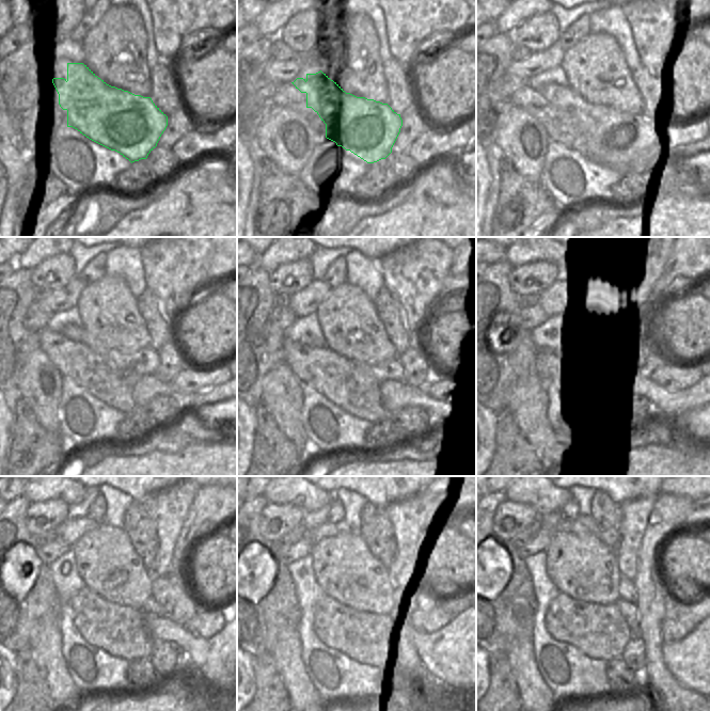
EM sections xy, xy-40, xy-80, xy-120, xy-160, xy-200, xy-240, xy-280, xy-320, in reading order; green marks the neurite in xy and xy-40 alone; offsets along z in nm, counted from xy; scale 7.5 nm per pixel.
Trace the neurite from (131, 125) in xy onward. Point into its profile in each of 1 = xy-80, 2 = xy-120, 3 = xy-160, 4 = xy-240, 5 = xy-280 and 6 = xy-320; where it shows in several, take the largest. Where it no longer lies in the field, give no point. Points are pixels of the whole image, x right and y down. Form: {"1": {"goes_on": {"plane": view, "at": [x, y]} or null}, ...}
{"1": {"goes_on": {"plane": "xy-80", "at": [614, 130]}}, "2": {"goes_on": {"plane": "xy-120", "at": [145, 362]}}, "3": {"goes_on": {"plane": "xy-160", "at": [392, 368]}}, "4": {"goes_on": {"plane": "xy-240", "at": [151, 607]}}, "5": {"goes_on": {"plane": "xy-280", "at": [392, 616]}}, "6": {"goes_on": {"plane": "xy-320", "at": [629, 611]}}}

